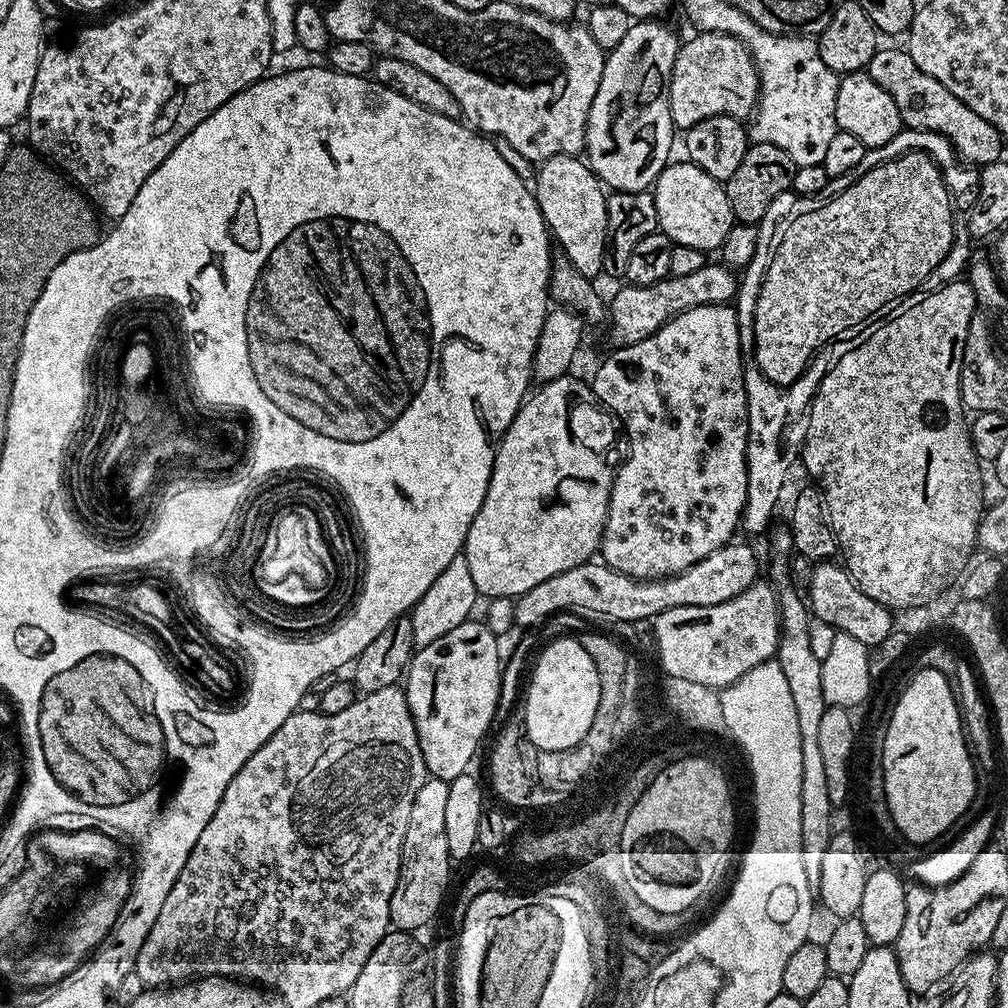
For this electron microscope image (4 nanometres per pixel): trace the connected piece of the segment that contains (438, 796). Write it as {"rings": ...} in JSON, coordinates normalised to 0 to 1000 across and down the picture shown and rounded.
{"rings":[[[422,772],[415,788],[411,788],[397,848],[397,870],[387,891],[387,911],[394,922],[413,923],[409,921],[427,916],[440,893],[440,884],[444,881],[444,864],[450,860],[442,839],[442,795],[446,793],[444,779],[443,774]]]}

